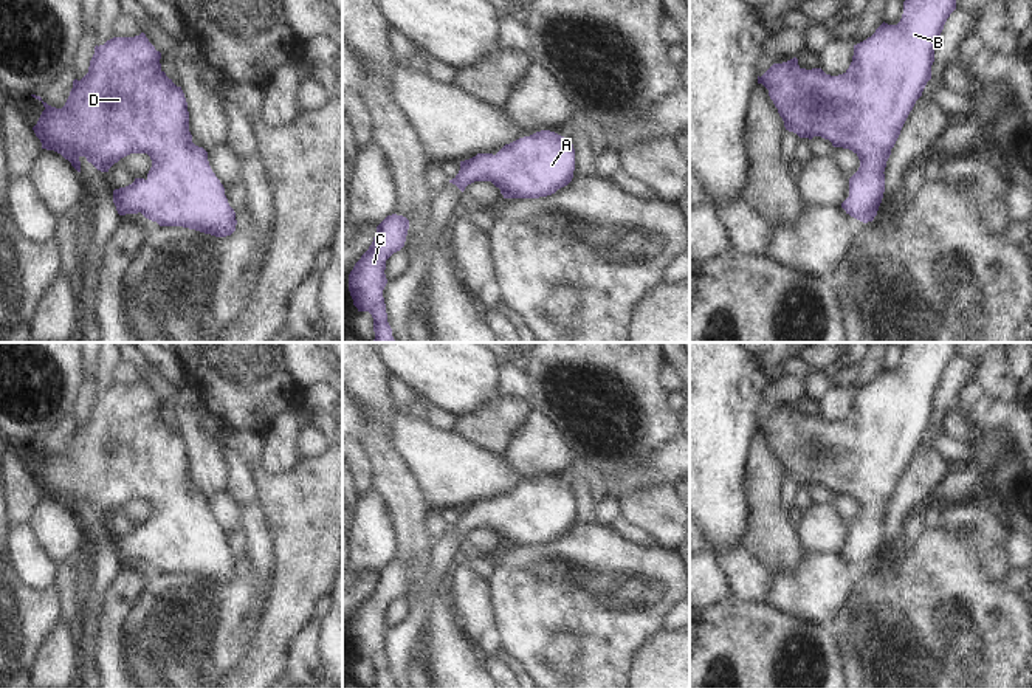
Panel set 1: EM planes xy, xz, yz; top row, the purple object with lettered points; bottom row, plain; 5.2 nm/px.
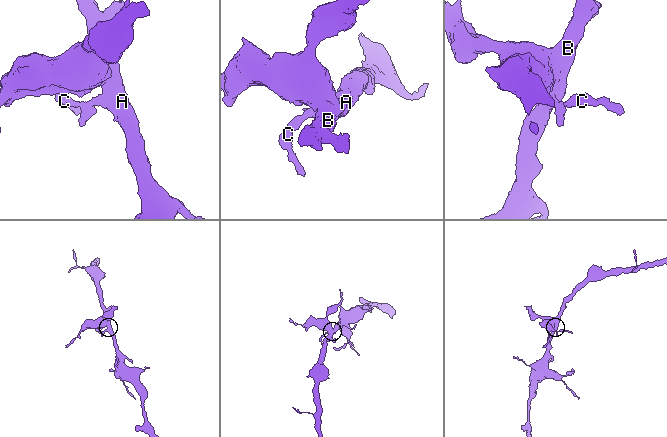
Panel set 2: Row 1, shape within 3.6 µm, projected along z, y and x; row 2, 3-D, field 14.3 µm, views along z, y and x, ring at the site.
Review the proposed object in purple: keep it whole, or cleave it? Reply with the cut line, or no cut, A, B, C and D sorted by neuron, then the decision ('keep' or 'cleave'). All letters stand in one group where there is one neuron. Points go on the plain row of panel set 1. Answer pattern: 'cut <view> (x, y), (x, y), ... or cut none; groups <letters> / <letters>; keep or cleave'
cut none; groups A B C D; keep

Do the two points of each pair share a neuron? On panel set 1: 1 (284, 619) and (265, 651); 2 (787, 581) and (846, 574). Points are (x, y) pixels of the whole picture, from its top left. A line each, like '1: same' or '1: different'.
1: same
2: same

